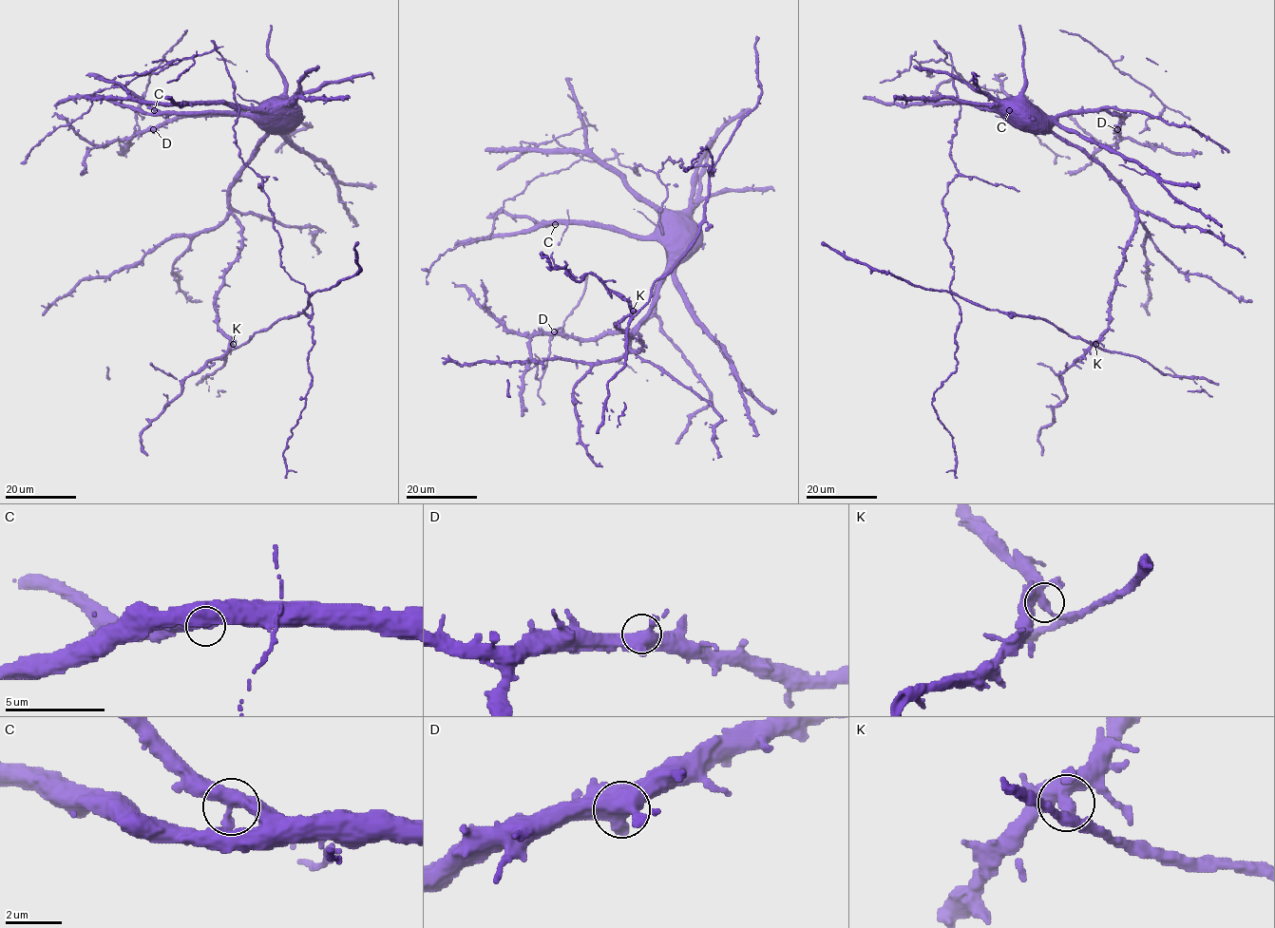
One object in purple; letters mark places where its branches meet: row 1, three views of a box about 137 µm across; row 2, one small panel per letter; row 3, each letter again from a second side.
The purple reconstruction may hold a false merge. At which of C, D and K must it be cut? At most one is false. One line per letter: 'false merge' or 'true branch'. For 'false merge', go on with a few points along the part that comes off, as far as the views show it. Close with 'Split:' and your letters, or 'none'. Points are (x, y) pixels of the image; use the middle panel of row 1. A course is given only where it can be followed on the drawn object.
C: true branch
D: true branch
K: false merge | (633, 311), (648, 301), (652, 285), (696, 236), (714, 162), (738, 123), (756, 105), (761, 92), (756, 36)
Split: K

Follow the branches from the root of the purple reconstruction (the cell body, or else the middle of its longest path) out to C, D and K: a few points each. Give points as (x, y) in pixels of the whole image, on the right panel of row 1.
C: (1008, 113), (1005, 117), (1021, 115), (1009, 114), (1009, 110)
D: (1008, 113), (1005, 118), (1010, 123), (1035, 123), (1070, 113), (1107, 110), (1125, 117), (1117, 129)
K: (1008, 113), (1010, 123), (1047, 125), (1081, 147), (1135, 213), (1108, 330), (1095, 344)

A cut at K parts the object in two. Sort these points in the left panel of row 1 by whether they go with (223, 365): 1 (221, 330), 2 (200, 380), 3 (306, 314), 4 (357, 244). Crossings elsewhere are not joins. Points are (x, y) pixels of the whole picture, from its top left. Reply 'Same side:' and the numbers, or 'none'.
Same side: 2, 3, 4

